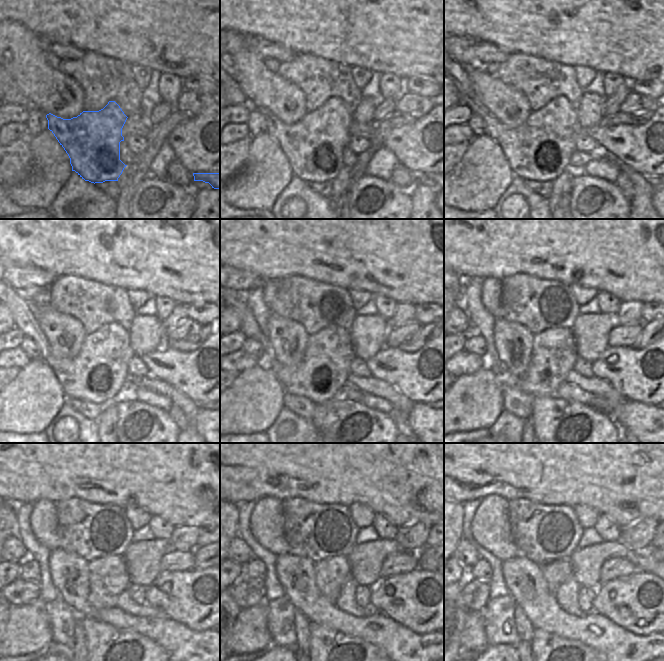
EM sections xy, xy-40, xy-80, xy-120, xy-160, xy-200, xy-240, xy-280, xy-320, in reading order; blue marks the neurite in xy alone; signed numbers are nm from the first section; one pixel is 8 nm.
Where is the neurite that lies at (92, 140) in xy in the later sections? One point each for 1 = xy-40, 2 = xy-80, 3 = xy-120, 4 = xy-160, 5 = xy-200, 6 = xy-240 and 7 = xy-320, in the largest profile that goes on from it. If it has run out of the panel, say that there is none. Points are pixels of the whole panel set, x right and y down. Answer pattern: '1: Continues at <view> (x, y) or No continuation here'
1: Continues at xy-40 (314, 145)
2: Continues at xy-80 (540, 149)
3: Continues at xy-120 (96, 374)
4: Continues at xy-160 (324, 369)
5: Continues at xy-200 (553, 356)
6: Continues at xy-240 (107, 576)
7: Continues at xy-320 (555, 572).

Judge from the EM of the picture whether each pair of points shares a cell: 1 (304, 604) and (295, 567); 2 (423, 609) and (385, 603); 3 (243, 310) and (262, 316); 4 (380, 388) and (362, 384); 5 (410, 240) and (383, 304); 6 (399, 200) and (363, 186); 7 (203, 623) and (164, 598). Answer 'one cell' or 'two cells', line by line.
1: one cell
2: one cell
3: two cells
4: one cell
5: two cells
6: one cell
7: one cell

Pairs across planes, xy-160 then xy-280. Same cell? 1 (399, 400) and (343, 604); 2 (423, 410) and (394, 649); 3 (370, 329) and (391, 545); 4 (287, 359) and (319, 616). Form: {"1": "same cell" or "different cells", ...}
{"1": "same cell", "2": "same cell", "3": "same cell", "4": "same cell"}

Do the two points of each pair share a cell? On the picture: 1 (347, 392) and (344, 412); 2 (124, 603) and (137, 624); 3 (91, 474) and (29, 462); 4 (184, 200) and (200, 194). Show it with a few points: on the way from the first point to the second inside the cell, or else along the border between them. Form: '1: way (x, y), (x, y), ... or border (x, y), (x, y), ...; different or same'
1: border (334, 398), (359, 401); different
2: border (116, 606), (135, 616), (154, 617); different
3: way (76, 462), (44, 462); same
4: border (194, 190), (196, 208); different

